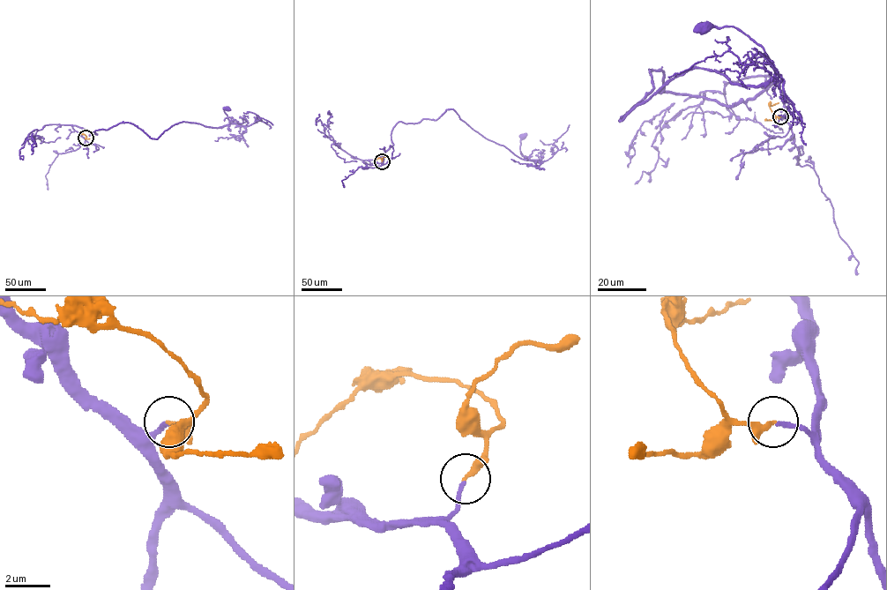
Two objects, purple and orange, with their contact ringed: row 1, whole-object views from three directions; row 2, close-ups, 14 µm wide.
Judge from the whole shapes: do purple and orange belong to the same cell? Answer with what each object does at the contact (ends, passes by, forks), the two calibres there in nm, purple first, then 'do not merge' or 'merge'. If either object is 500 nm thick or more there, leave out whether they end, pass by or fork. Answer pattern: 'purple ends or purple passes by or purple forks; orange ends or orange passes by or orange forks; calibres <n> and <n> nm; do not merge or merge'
purple ends; orange ends; calibres 180 and 280 nm; merge

